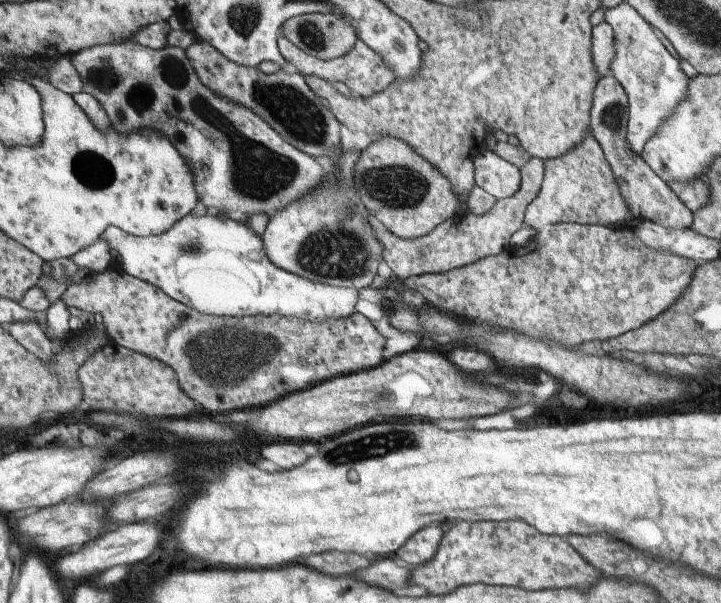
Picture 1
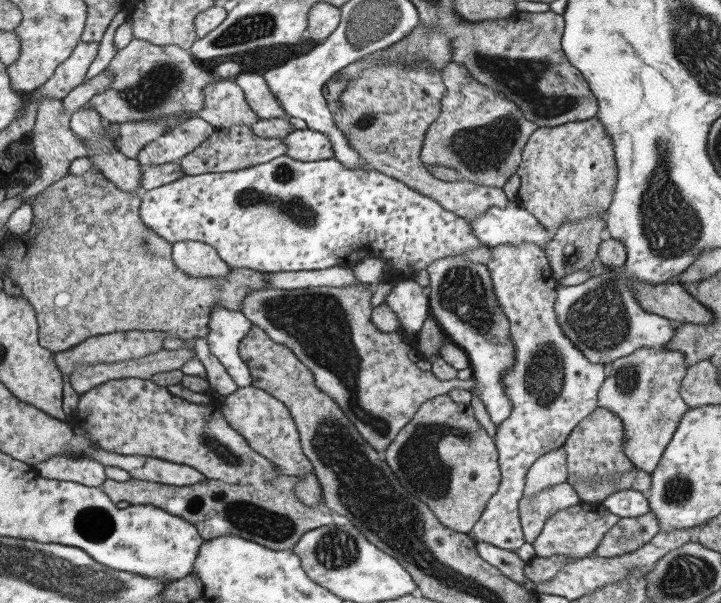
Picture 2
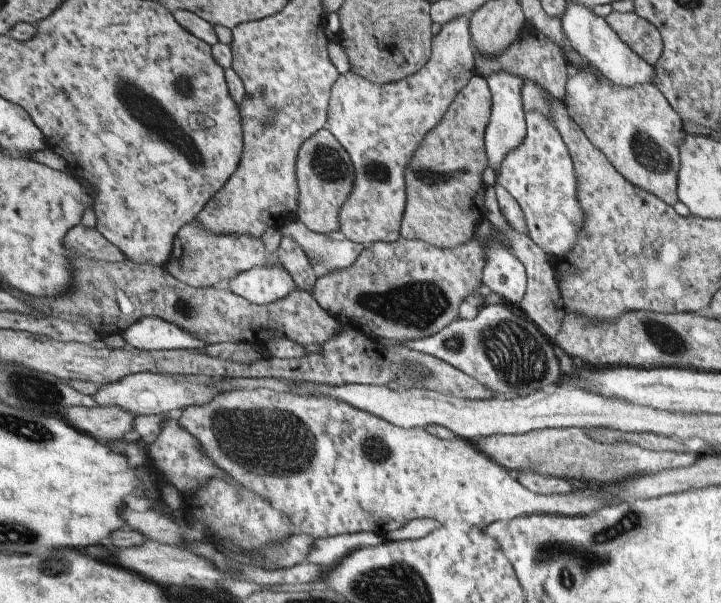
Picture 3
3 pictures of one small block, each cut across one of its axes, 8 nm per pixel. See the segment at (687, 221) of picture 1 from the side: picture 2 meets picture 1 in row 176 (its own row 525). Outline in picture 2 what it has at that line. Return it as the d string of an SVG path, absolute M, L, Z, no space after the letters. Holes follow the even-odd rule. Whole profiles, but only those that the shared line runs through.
M651 511L640 517L620 518L604 534L591 556L613 558L629 554L648 543L657 532L658 520Z

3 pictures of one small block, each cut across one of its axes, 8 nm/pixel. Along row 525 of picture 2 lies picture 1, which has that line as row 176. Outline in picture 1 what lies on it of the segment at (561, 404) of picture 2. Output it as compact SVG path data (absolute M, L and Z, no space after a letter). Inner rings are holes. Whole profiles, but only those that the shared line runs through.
M483 150L473 158L473 182L496 200L509 198L517 192L521 184L520 169L506 160L501 160L493 151Z

